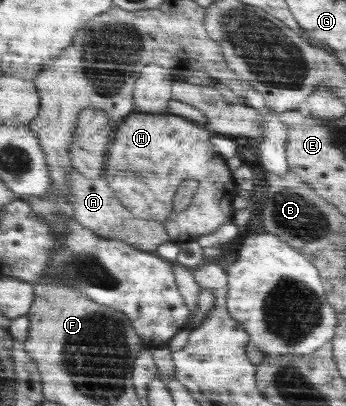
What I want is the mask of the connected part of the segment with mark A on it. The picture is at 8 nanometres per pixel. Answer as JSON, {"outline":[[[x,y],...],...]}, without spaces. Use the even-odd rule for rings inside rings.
{"outline":[[[74,167],[70,176],[70,185],[72,194],[69,196],[69,202],[73,206],[74,218],[95,234],[106,240],[125,240],[131,247],[149,253],[156,252],[159,245],[171,242],[170,236],[160,222],[145,220],[131,214],[114,195],[113,189],[107,184],[104,177],[87,178]]]}

